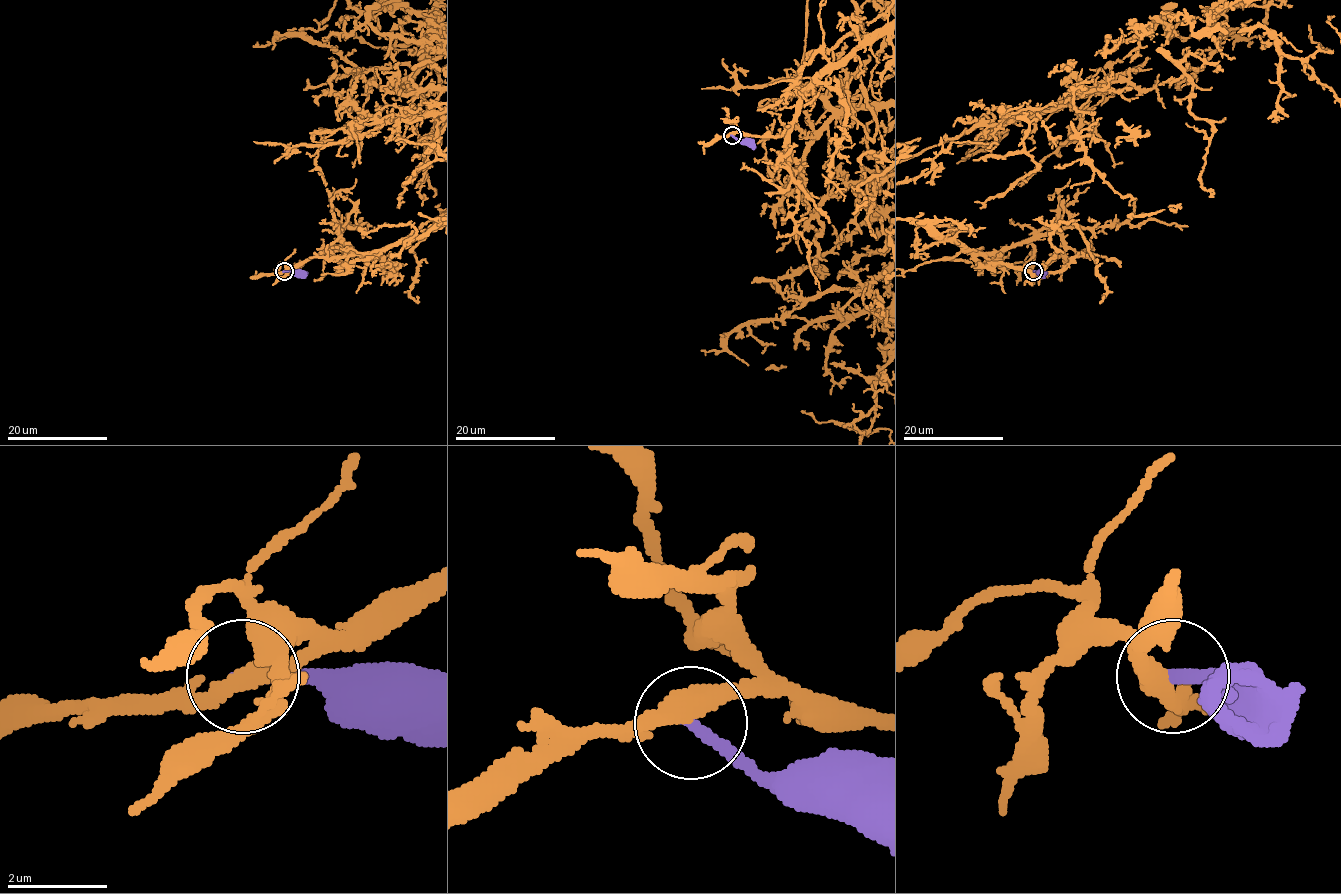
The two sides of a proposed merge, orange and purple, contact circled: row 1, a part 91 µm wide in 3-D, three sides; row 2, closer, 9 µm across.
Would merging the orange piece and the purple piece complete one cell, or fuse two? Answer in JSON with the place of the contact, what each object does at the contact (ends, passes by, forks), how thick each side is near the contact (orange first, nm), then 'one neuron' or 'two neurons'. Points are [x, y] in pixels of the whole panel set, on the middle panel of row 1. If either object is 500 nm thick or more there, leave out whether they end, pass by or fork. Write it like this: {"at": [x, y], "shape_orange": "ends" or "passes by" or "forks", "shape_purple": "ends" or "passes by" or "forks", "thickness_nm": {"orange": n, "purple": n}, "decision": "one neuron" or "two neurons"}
{"at": [732, 135], "shape_orange": "passes by", "shape_purple": "ends", "thickness_nm": {"orange": 400, "purple": 240}, "decision": "two neurons"}

